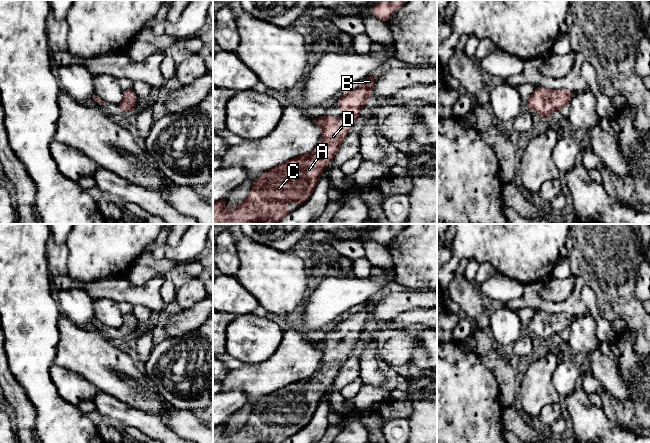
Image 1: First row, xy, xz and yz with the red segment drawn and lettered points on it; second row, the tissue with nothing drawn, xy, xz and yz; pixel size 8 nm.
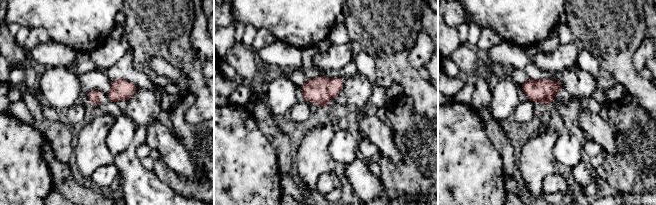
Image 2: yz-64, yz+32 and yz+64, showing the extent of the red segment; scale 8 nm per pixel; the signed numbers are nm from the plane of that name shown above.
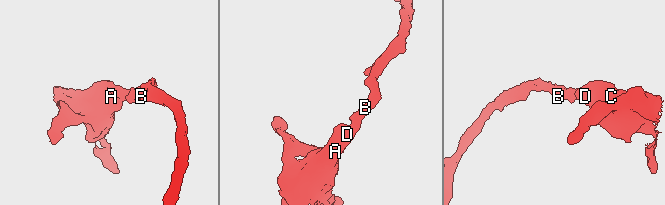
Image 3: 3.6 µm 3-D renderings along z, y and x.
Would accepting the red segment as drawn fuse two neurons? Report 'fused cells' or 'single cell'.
single cell

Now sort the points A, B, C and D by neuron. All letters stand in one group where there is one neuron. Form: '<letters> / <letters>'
A B C D

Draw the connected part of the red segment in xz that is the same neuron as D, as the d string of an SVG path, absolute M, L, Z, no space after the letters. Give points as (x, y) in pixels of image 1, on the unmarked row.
M376 300L363 304L361 312L348 314L337 325L336 330L340 331L344 337L342 342L322 340L315 343L315 348L322 352L322 360L319 369L311 377L297 380L264 396L253 406L247 422L232 435L225 435L226 421L217 425L213 428L213 443L283 443L293 435L284 433L283 428L296 425L297 431L302 430L312 419L323 394L333 384L340 369L349 358L350 352L360 340L361 332L371 324Z

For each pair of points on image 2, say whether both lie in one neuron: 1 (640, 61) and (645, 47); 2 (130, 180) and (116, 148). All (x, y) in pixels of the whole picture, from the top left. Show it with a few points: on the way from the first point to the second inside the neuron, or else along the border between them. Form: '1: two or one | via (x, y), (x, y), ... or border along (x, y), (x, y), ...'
1: one | via (640, 58), (645, 50)
2: two | border along (134, 136), (131, 143), (114, 157)

